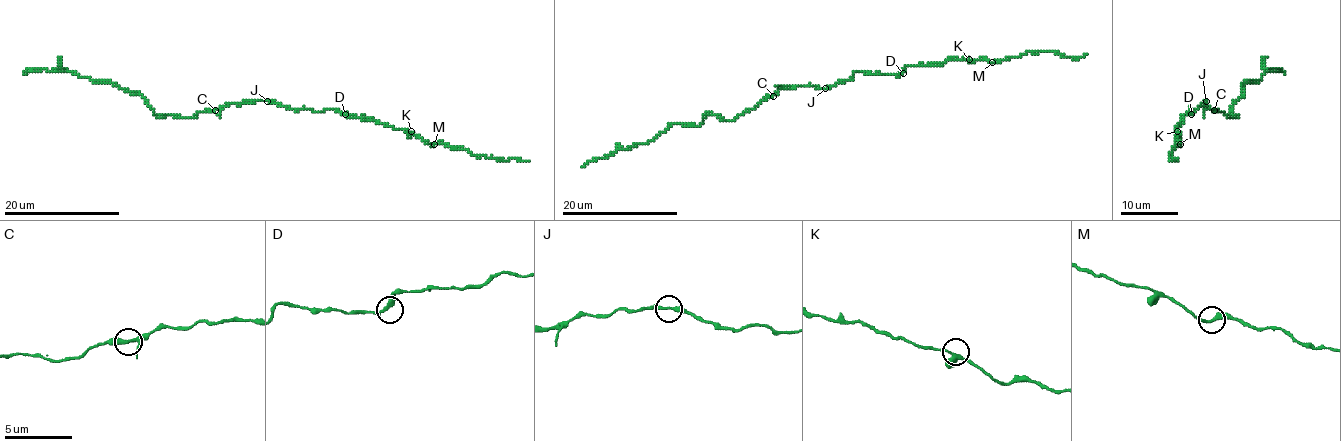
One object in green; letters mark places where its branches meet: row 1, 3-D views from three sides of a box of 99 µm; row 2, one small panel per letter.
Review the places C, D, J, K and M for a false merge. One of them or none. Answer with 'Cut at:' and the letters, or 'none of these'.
Cut at: none of these

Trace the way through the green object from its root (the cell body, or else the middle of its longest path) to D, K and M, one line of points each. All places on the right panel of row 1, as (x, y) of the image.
D: (1206, 101), (1196, 110), (1189, 108), (1191, 111), (1193, 108), (1191, 114)
K: (1206, 101), (1196, 110), (1189, 108), (1193, 111), (1183, 117), (1177, 131)
M: (1206, 101), (1196, 110), (1189, 108), (1193, 111), (1176, 128), (1180, 144)

